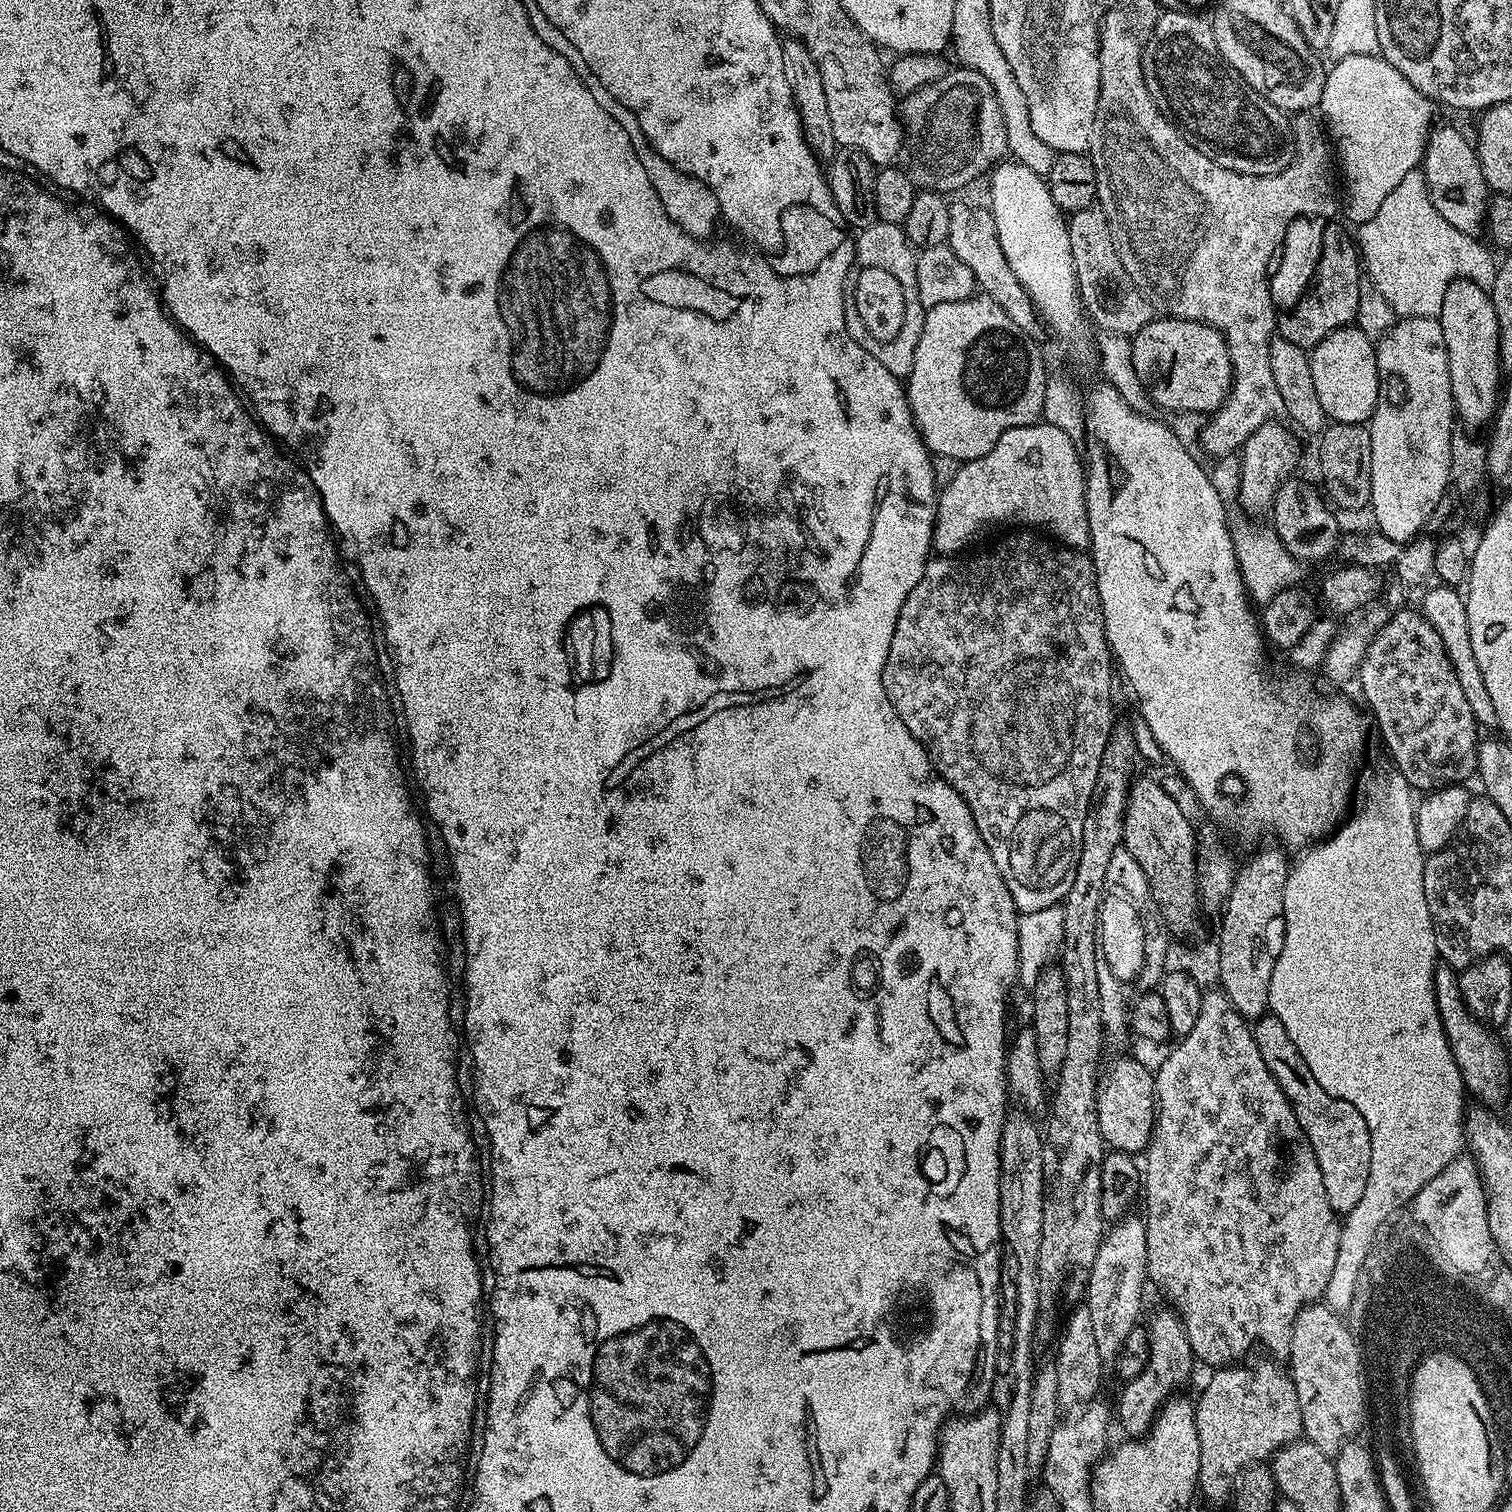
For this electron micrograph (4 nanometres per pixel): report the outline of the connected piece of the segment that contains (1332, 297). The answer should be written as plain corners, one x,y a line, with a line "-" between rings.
1328,222
1322,238
1321,258
1316,275
1307,291
1295,306
1287,309
1278,320
1279,339
1294,342
1294,346
1311,350
1334,330
1347,328
1358,314
1359,286
1362,279
1362,261
1357,241
1347,232
1343,223

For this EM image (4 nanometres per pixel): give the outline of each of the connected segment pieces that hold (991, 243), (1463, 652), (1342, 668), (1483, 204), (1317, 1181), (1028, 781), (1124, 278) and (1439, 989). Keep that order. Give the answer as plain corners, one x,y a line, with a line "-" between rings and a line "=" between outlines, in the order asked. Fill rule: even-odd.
955,204
950,207
950,230
946,241
949,248
970,266
970,272
974,274
977,285
982,289
983,295
988,296
1023,332
1036,334
1042,328
1042,317
1036,307
1036,303
1030,298
1030,294
1018,282
1014,270
1006,262
1006,254
1002,254
1002,246
998,242
998,230
994,226
994,218
987,207
979,208
976,204
=
1435,586
1424,596
1423,616
1428,619
1430,626
1438,630
1442,638
1442,646
1458,674
1458,682
1462,682
1462,691
1466,694
1466,702
1470,702
1470,710
1474,710
1477,725
1495,725
1494,702
1490,702
1490,694
1486,690
1486,682
1482,682
1482,670
1478,670
1478,661
1474,659
1474,646
1470,646
1470,626
1464,605
1465,597
1460,596
1455,587
=
1417,538
1399,549
1400,557
1396,560
1396,580
1400,584
1394,582
1387,585
1386,591
1383,593
1382,600
1389,604
1373,603
1371,606
1363,609
1351,622
1339,629
1336,634
1336,641
1328,647
1328,653
1322,665
1322,673
1332,684
1344,684
1348,679
1355,677
1362,666
1362,658
1366,654
1368,644
1376,636
1376,631
1382,627
1389,618
1390,609
1396,610
1401,607
1400,604
1404,600
1404,588
1412,588
1415,584
1423,582
1427,576
1431,577
1434,573
1434,558
1436,557
1437,541
1424,540
1425,538
=
1444,124
1431,133
1428,145
1424,148
1422,171
1424,181
1434,202
1434,210
1462,234
1479,237
1485,231
1488,219
1490,189
1486,178
1482,178
1482,166
1473,141
1468,140
1452,124
=
1210,990
1204,992
1202,1010
1198,1014
1198,1022
1194,1022
1194,1030
1179,1041
1180,1045
1155,1069
1156,1078
1156,1130
1146,1149
1148,1161
1142,1164
1142,1201
1148,1207
1148,1216
1144,1220
1146,1230
1146,1250
1148,1251
1148,1279
1157,1284
1169,1296
1171,1307
1180,1316
1184,1324
1186,1338
1190,1338
1193,1357
1211,1366
1228,1366
1239,1361
1256,1343
1269,1348
1276,1358
1287,1357
1292,1341
1294,1322
1300,1317
1305,1304
1317,1303
1323,1297
1326,1286
1330,1282
1330,1274
1334,1271
1334,1261
1338,1258
1338,1238
1340,1237
1341,1217
1330,1206
1330,1198
1326,1198
1326,1186
1322,1183
1322,1170
1318,1170
1318,1158
1314,1158
1314,1150
1286,1098
1282,1094
1282,1086
1274,1078
1270,1070
1266,1070
1266,1062
1262,1062
1262,1054
1258,1054
1258,1046
1252,1037
1249,1021
1244,1019
1238,1010
1234,1010
1234,1002
1224,991
=
1036,534
1020,535
1024,536
1012,536
997,548
980,552
968,561
952,554
929,559
918,586
914,586
906,602
902,602
902,610
894,626
894,638
890,638
890,654
882,670
882,682
886,686
886,698
890,698
898,718
902,718
906,730
910,730
910,734
914,734
928,752
935,775
946,781
962,797
966,806
970,806
978,834
982,834
982,842
986,842
986,850
990,850
990,858
994,858
994,866
998,866
998,874
1002,874
1006,890
1010,890
1017,913
1021,914
1059,905
1074,885
1079,852
1082,850
1083,822
1091,806
1103,750
1114,729
1114,657
1106,638
1104,615
1096,589
1096,571
1092,568
1091,559
1083,551
1063,547
1051,539
=
1100,207
1083,208
1067,217
1070,250
1076,271
1076,284
1080,287
1083,311
1092,318
1102,332
1113,336
1131,338
1142,326
1154,319
1151,303
1134,286
1110,234
1110,222
=
1445,964
1437,965
1437,968
1435,970
1435,1001
1438,1003
1438,1012
1439,1017
1442,1018
1442,1024
1443,1024
1443,1030
1444,1033
1448,1036
1448,1044
1452,1048
1452,1053
1454,1054
1454,1062
1458,1062
1458,1070
1462,1074
1462,1078
1464,1079
1464,1086
1465,1089
1469,1093
1472,1092
1474,1095
1477,1096
1479,1103
1484,1106
1497,1106
1496,1104
1500,1104
1503,1102
1504,1099
1508,1096
1508,1056
1504,1051
1506,1051
1505,1045
1502,1043
1501,1037
1499,1035
1494,1036
1491,1032
1493,1032
1486,1024
1484,1024
1483,1021
1479,1021
1476,1019
1475,1016
1469,1011
1467,1006
1464,1004
1464,996
1461,994
1461,984
1460,984
1460,978
1459,973
1457,972
1457,969
1452,968

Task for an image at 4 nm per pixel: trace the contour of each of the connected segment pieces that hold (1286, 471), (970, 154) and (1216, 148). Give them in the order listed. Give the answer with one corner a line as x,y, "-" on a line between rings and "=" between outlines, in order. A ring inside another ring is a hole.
1276,420
1263,423
1246,440
1238,454
1240,468
1237,501
1247,511
1246,514
1254,518
1260,518
1256,516
1267,515
1271,511
1278,490
1295,473
1293,471
1300,460
1297,440
1286,427
1278,423
=
956,66
936,81
909,92
902,100
902,123
907,147
912,147
915,175
918,180
920,175
919,183
930,192
956,192
1009,155
1002,106
998,106
994,86
978,70
=
1192,10
1184,12
1161,11
1158,22
1144,47
1142,74
1150,98
1158,110
1167,113
1185,138
1206,158
1210,158
1226,170
1241,172
1244,176
1269,176
1281,172
1290,163
1294,148
1290,143
1290,120
1278,106
1271,104
1265,96
1258,94
1231,68
1214,42
1211,19
1204,20

